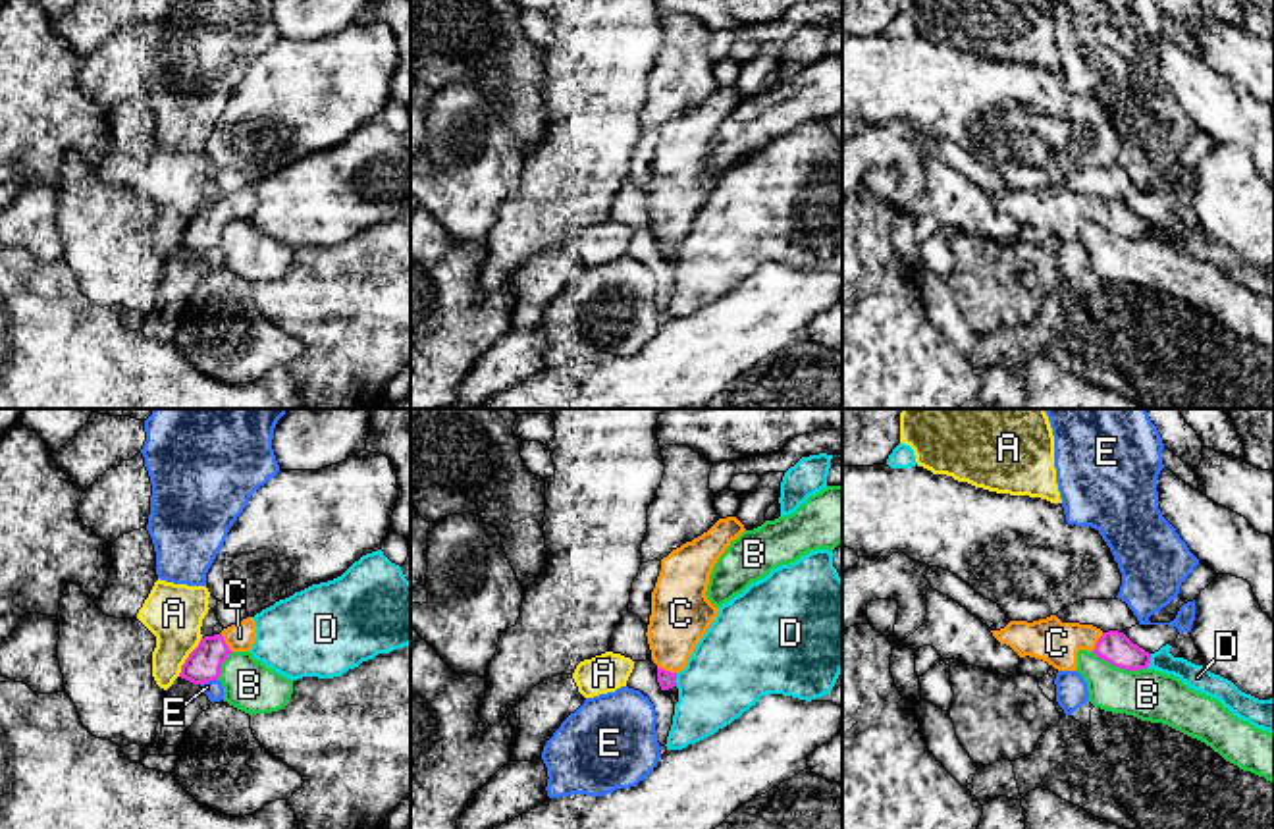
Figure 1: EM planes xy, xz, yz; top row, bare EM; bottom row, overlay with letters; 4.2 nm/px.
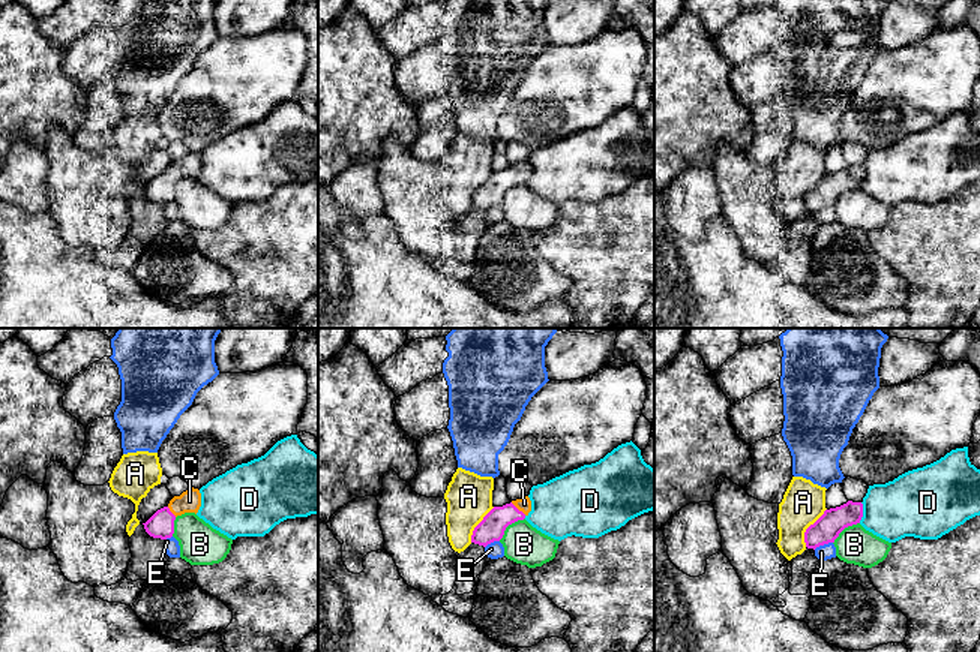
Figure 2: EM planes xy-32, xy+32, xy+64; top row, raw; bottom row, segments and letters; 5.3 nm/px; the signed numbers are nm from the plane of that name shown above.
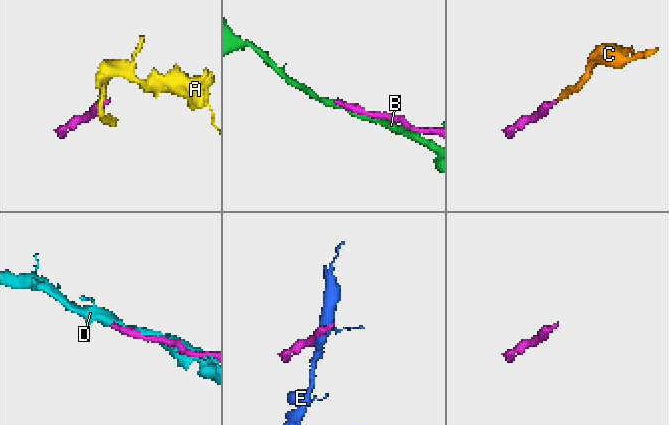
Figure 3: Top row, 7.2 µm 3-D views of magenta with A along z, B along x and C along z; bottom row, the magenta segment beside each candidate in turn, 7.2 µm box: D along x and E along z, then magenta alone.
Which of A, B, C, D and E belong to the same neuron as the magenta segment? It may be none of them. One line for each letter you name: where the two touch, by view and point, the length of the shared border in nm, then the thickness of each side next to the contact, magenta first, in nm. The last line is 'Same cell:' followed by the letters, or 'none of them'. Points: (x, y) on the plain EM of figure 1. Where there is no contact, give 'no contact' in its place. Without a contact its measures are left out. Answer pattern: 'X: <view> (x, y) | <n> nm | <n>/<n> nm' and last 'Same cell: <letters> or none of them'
C: xy (224, 211) | 90 nm | 140/120 nm
Same cell: C

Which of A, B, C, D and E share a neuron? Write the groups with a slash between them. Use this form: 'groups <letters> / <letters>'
groups A / B / C / D / E

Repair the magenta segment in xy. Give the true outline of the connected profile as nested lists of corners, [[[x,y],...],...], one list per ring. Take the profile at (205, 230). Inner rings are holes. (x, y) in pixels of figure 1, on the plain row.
[[[252,185],[224,197],[220,202],[200,206],[199,214],[181,233],[179,245],[200,254],[216,249],[227,224],[231,220],[249,220],[254,206],[256,193]]]

